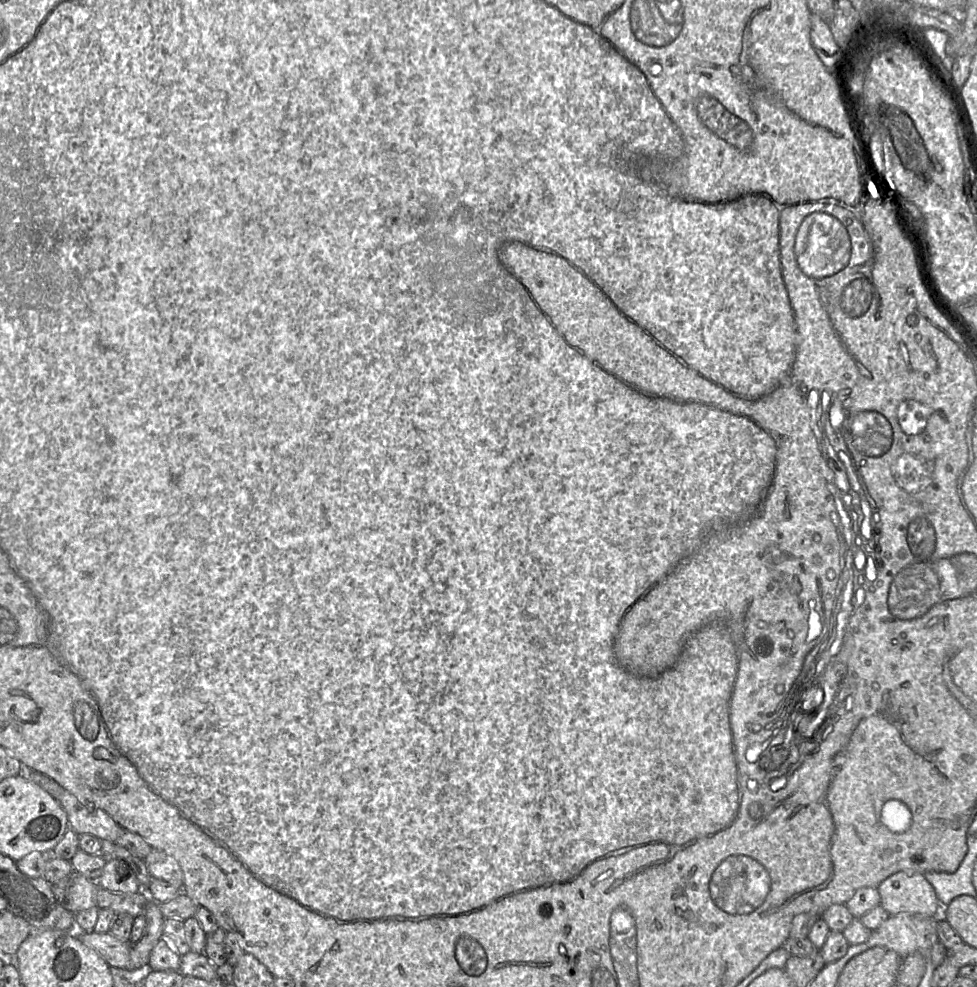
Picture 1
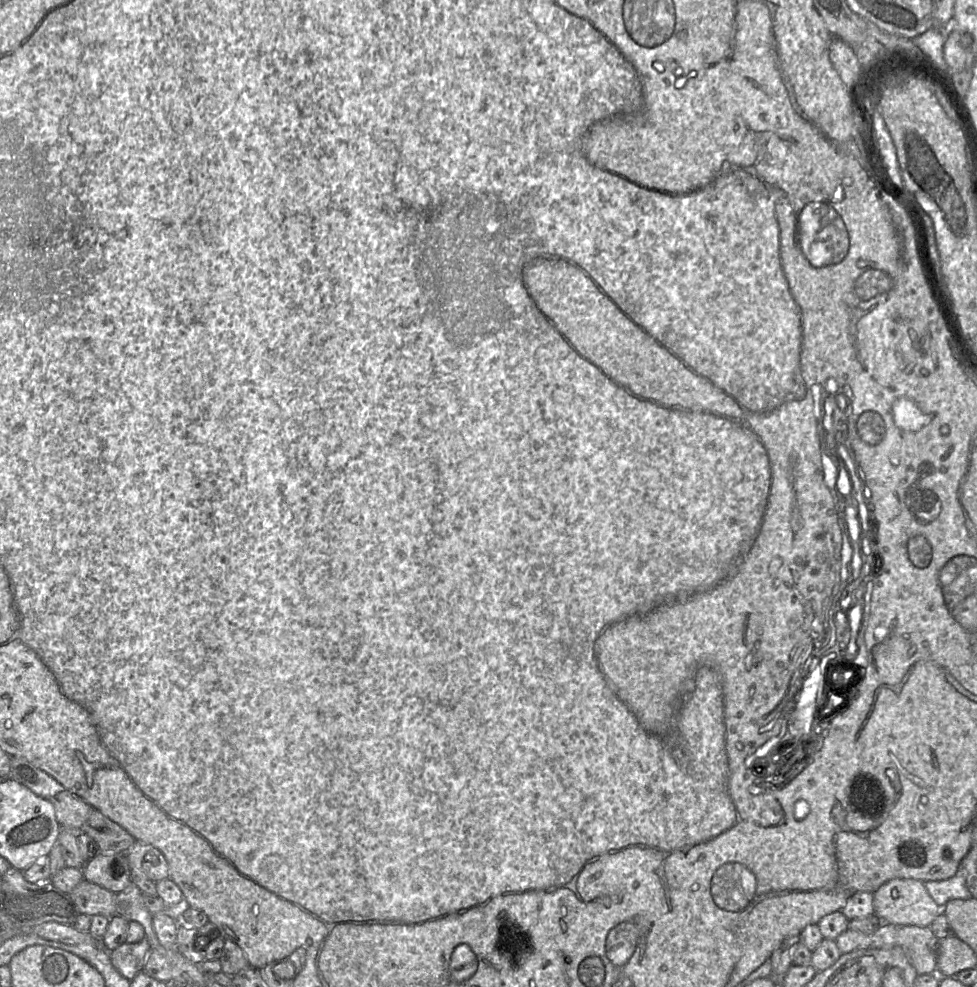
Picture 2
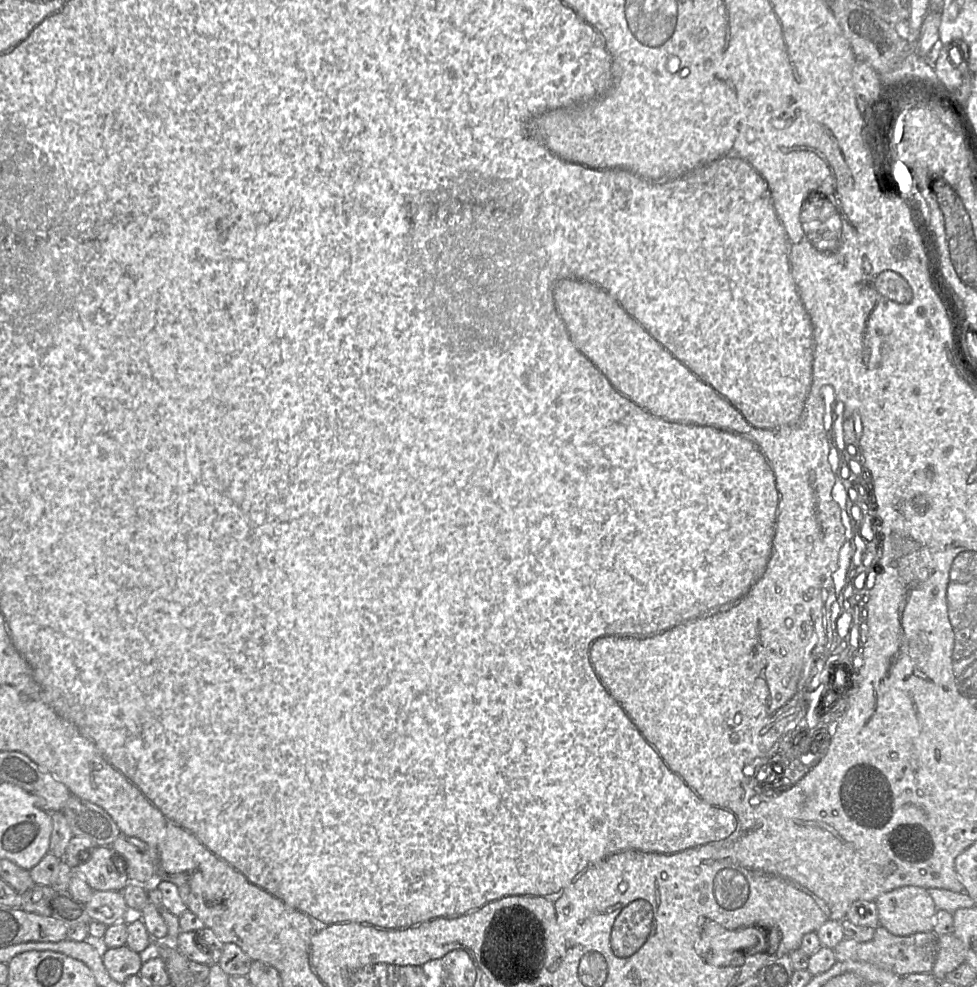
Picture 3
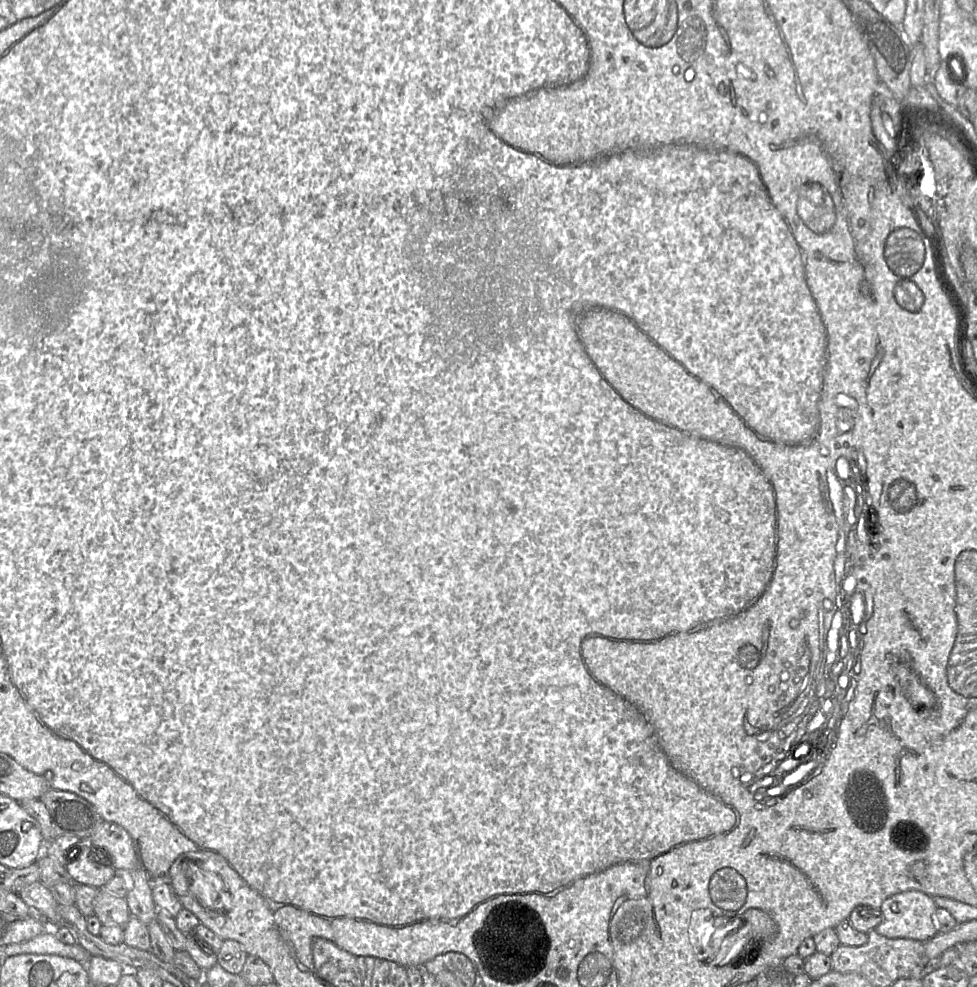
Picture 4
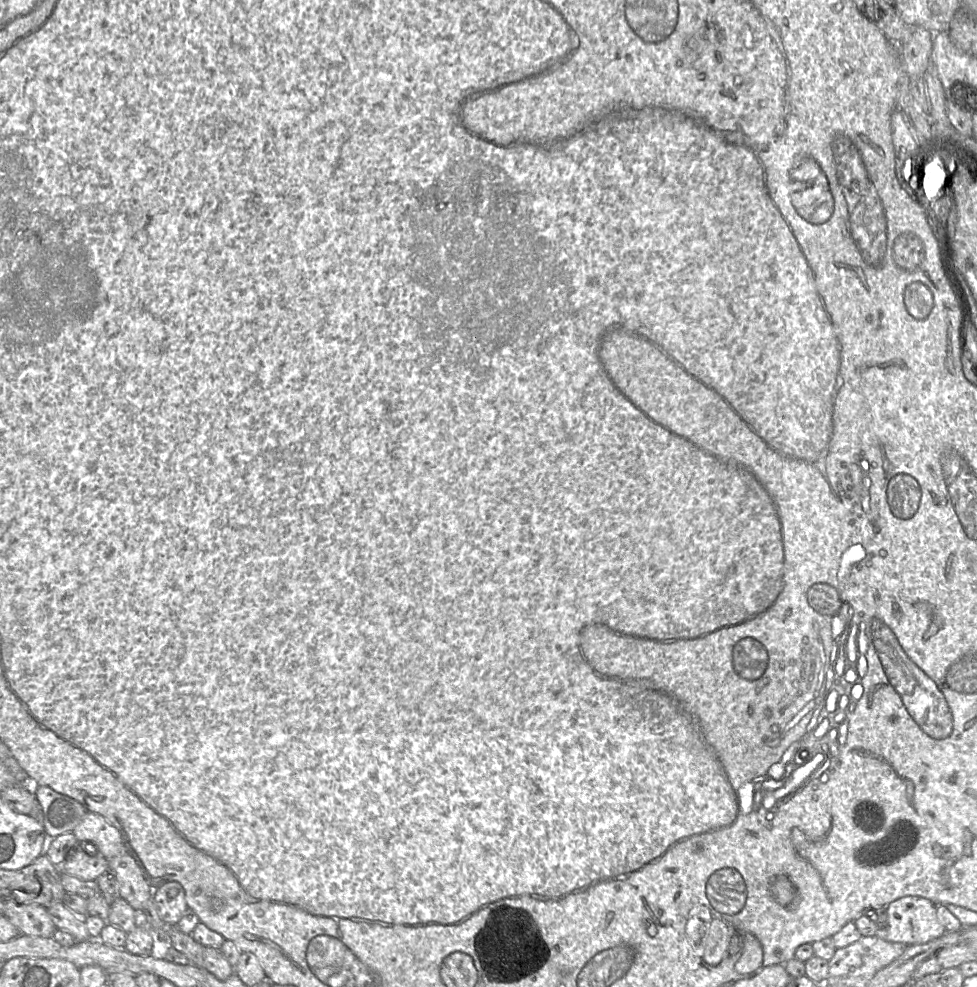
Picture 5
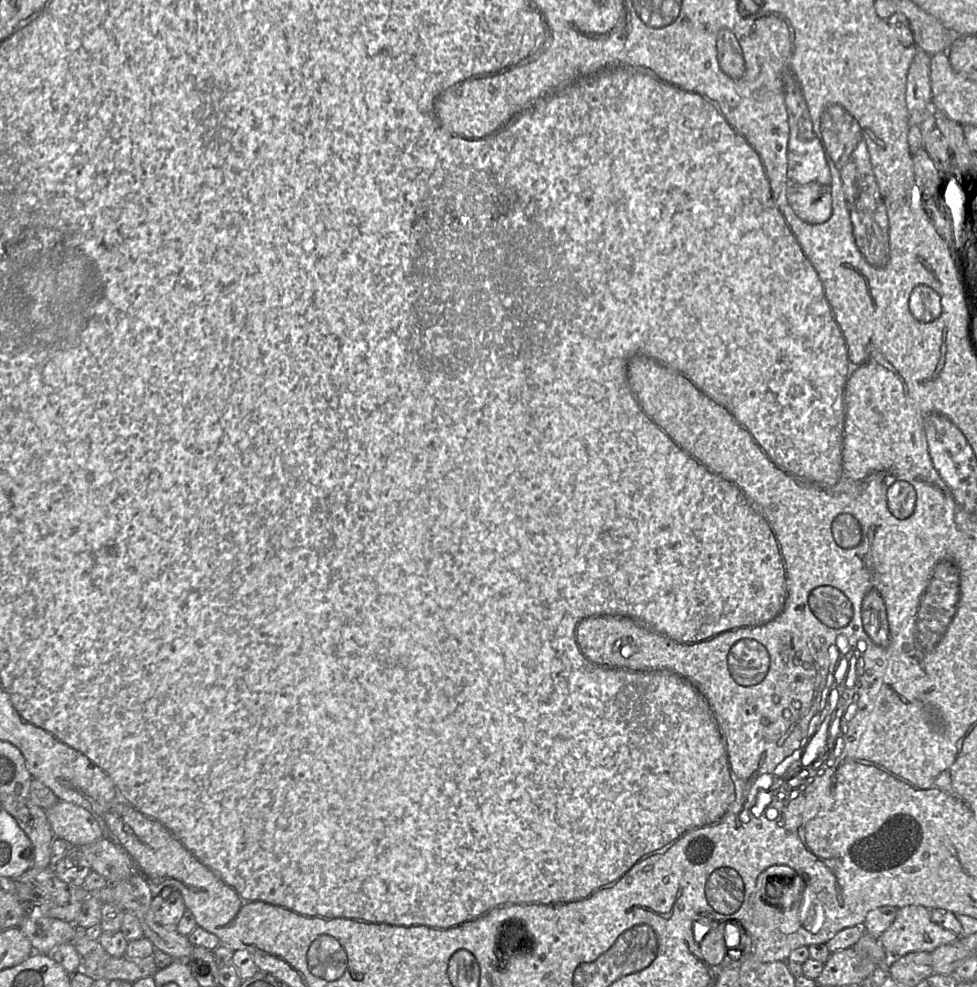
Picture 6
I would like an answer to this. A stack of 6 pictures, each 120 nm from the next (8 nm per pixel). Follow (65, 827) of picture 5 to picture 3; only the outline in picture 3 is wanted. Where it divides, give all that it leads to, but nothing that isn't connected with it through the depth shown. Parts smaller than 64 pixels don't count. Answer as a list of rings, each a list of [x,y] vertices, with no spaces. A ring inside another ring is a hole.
[[[75,795],[69,797],[61,811],[73,834],[90,839],[96,846],[111,846],[121,834],[116,822],[102,807]]]

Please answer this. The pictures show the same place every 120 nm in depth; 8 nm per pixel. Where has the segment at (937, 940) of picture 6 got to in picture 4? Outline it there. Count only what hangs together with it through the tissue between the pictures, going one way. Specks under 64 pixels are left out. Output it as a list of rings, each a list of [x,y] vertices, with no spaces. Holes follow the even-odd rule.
[[[918,890],[894,894],[880,907],[881,923],[875,931],[890,939],[926,942],[938,933],[934,898]]]

